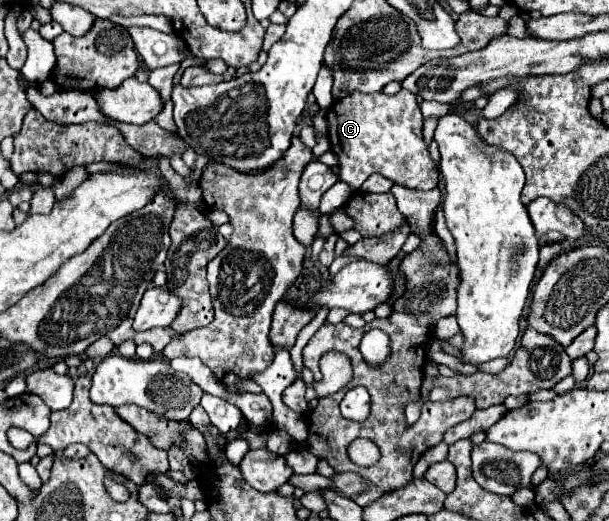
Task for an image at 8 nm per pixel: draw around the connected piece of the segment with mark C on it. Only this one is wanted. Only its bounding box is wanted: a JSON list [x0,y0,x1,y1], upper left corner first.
[328,90,438,190]

